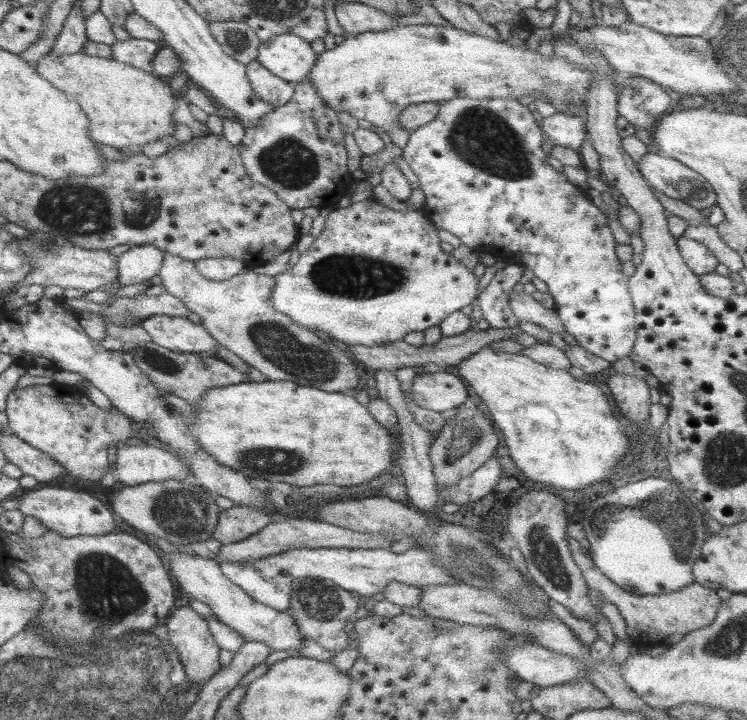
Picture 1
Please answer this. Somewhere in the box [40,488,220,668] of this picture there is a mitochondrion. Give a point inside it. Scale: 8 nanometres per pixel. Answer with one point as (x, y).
(107, 589)

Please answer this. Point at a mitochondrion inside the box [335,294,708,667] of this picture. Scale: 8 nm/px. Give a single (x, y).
(678, 524)

